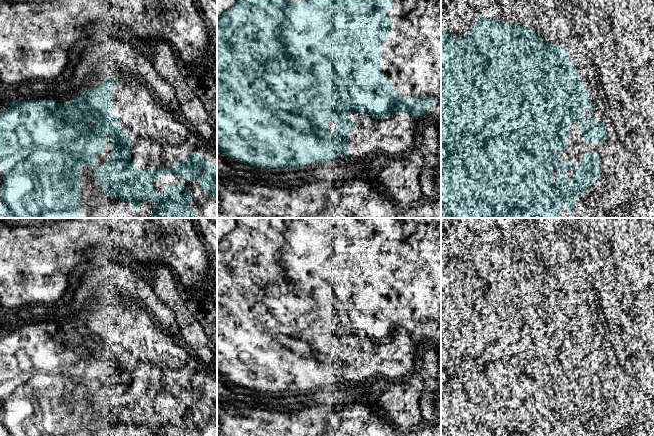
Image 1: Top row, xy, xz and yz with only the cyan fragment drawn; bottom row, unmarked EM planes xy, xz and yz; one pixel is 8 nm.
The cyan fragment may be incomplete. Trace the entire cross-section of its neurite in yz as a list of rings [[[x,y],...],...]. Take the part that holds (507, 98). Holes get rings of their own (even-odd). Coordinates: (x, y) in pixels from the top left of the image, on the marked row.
[[[441,0],[441,218],[642,218],[643,206],[629,206],[627,199],[622,198],[617,202],[608,201],[609,187],[604,184],[600,172],[600,157],[592,152],[586,152],[584,160],[577,166],[576,162],[559,162],[561,153],[568,147],[568,127],[572,126],[578,119],[581,120],[581,132],[584,140],[588,143],[596,143],[599,140],[609,140],[604,121],[600,119],[599,127],[595,126],[593,116],[593,102],[591,101],[586,86],[584,85],[574,63],[562,45],[545,43],[538,38],[537,34],[530,28],[523,28],[517,24],[506,24],[497,20],[489,20],[480,14],[477,7],[465,3],[463,0]]]

